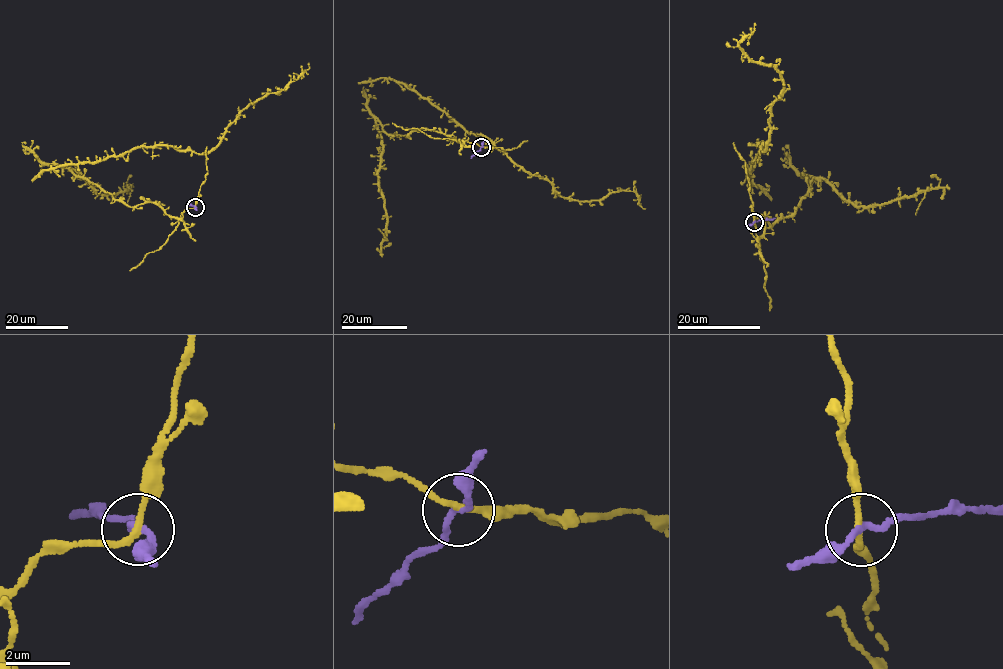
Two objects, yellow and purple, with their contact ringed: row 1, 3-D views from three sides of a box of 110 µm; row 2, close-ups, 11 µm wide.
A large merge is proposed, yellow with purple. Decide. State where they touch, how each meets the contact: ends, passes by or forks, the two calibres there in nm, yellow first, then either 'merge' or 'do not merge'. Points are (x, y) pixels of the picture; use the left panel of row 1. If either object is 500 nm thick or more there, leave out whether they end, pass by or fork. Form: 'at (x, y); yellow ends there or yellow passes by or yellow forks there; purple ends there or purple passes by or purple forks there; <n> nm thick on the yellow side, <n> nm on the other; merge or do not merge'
at (195, 207); yellow passes by; purple passes by; 180 nm thick on the yellow side, 170 nm on the other; do not merge

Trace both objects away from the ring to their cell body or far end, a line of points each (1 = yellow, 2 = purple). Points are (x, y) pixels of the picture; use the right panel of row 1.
1: (755, 222), (762, 238), (766, 219), (773, 225), (795, 212), (814, 177), (856, 206), (928, 191), (915, 215)
2: (755, 222), (775, 218)

